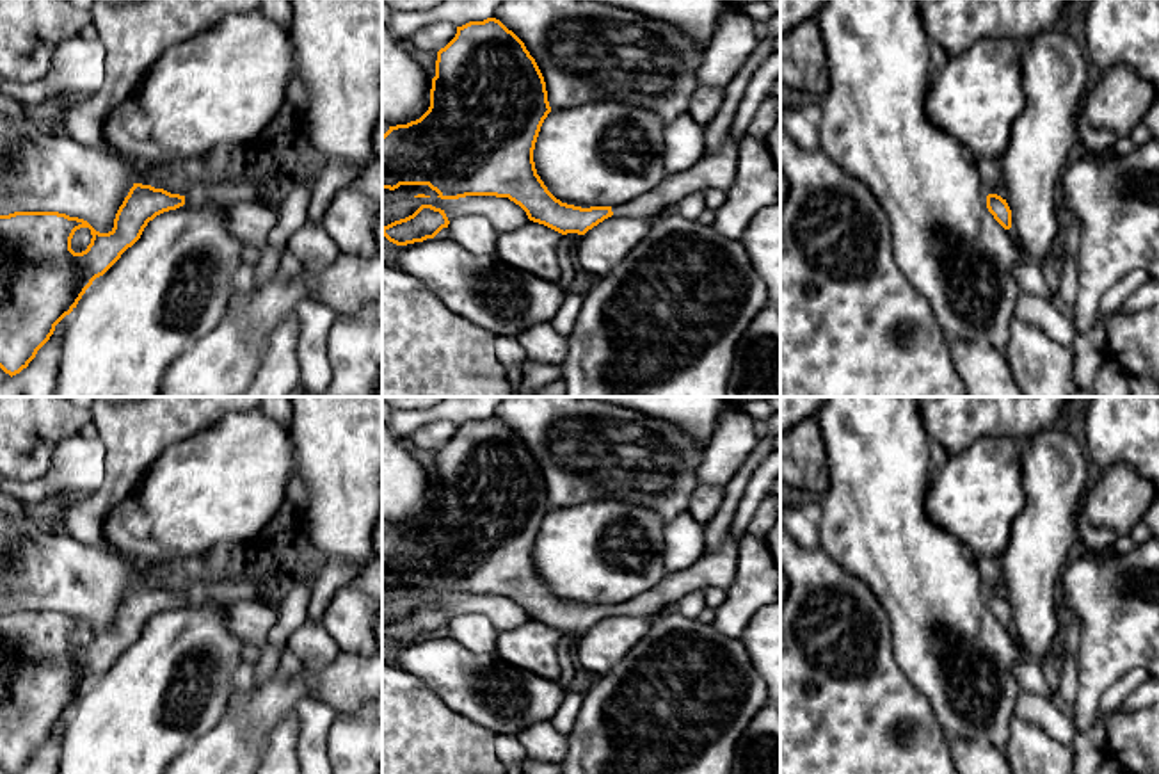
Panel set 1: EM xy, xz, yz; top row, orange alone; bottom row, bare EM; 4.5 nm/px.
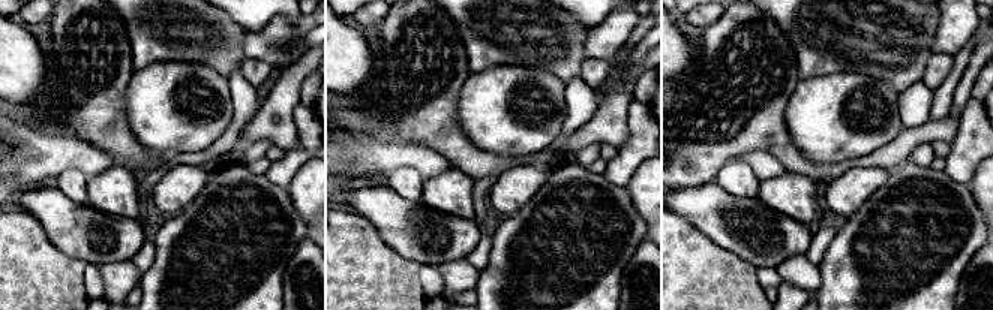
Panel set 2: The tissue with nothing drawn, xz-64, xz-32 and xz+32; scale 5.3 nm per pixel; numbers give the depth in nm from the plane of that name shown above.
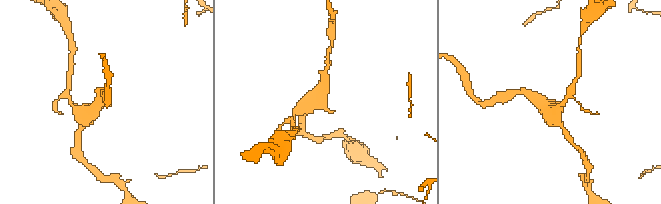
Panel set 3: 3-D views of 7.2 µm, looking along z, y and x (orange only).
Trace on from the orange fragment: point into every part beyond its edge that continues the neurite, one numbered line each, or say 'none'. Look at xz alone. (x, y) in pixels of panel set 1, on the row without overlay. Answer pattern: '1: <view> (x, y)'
1: xz (719, 568)

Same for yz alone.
none

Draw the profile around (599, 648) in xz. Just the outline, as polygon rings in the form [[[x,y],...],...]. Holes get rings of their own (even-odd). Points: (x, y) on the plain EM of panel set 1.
[[[604,617],[576,641],[576,665],[599,676],[606,674],[643,635],[647,635],[649,628],[651,619],[647,617]]]

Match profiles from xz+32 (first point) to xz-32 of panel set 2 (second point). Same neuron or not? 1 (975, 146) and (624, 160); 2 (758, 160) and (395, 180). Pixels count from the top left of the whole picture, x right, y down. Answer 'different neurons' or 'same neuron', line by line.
1: same neuron
2: different neurons

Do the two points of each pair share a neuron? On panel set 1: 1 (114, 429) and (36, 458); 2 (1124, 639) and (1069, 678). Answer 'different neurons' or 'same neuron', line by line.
1: different neurons
2: different neurons

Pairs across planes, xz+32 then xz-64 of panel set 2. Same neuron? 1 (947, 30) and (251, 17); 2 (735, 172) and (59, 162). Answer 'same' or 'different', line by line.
1: different
2: different

